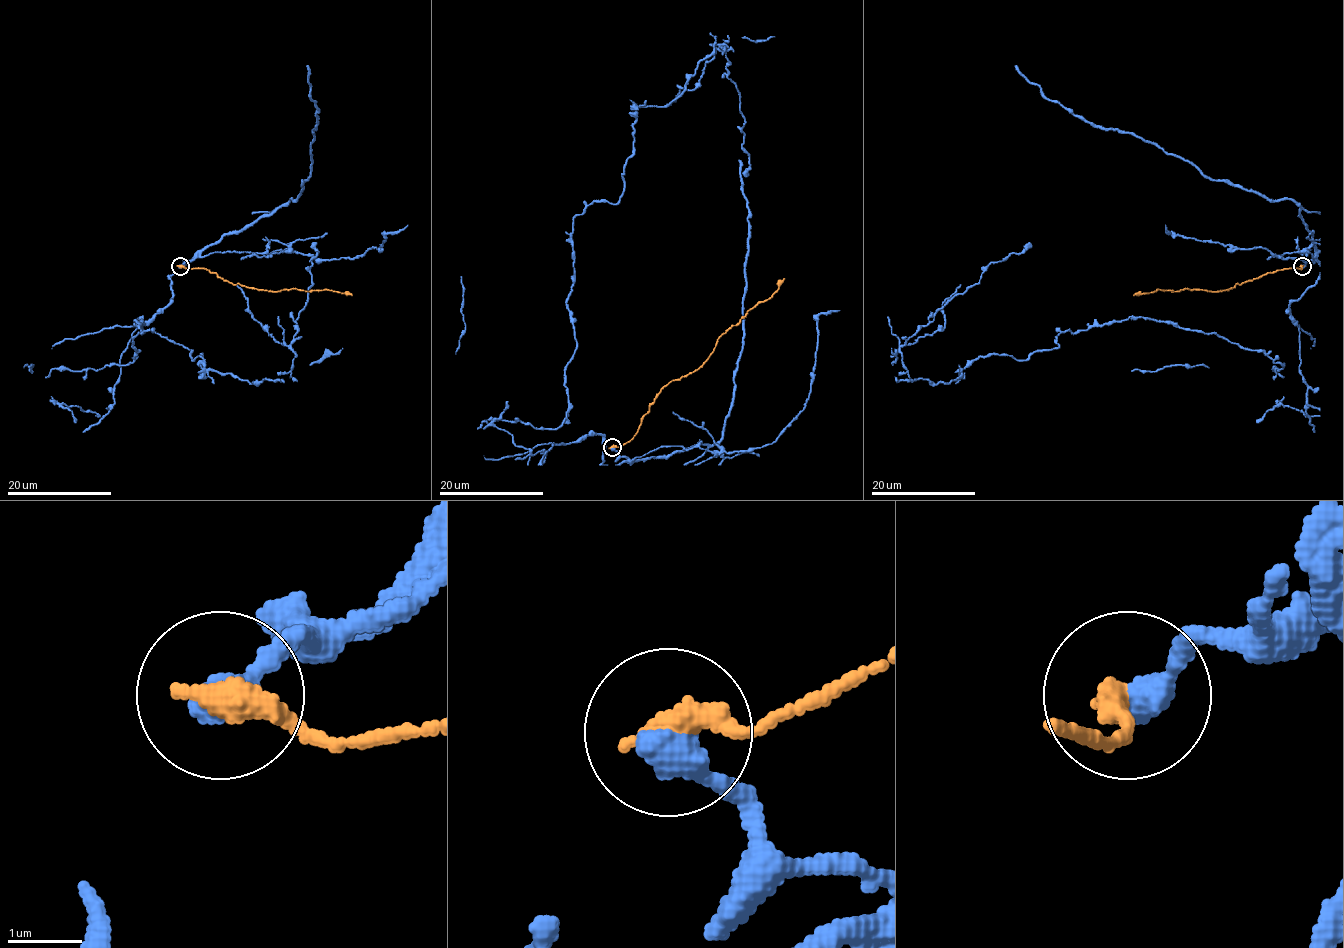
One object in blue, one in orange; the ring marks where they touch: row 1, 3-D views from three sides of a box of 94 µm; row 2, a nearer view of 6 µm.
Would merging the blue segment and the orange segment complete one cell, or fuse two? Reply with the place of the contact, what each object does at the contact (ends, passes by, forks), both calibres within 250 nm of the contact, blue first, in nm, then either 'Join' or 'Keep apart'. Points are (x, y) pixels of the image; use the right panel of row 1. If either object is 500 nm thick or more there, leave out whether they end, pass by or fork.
Place: (1302, 266). At the ring blue ends. At the ring orange ends. Thickness 480 nm (blue) against 420 nm. Keep apart

